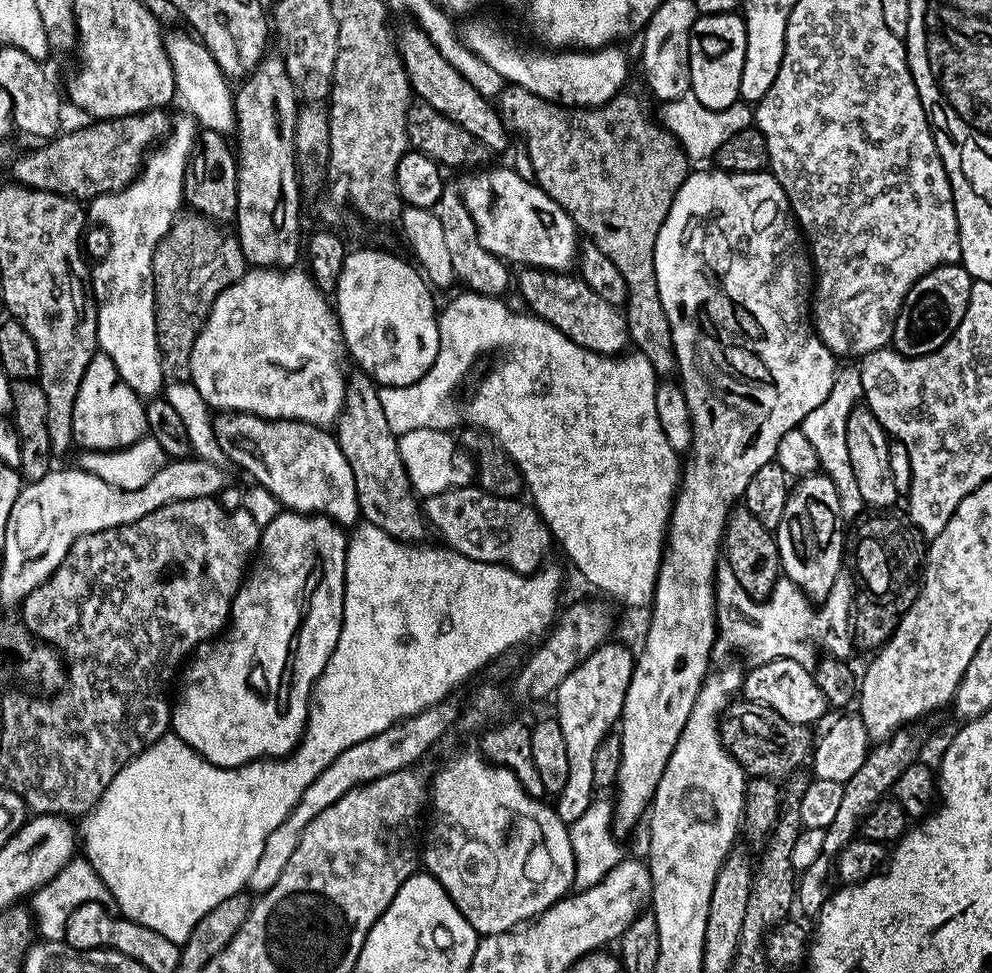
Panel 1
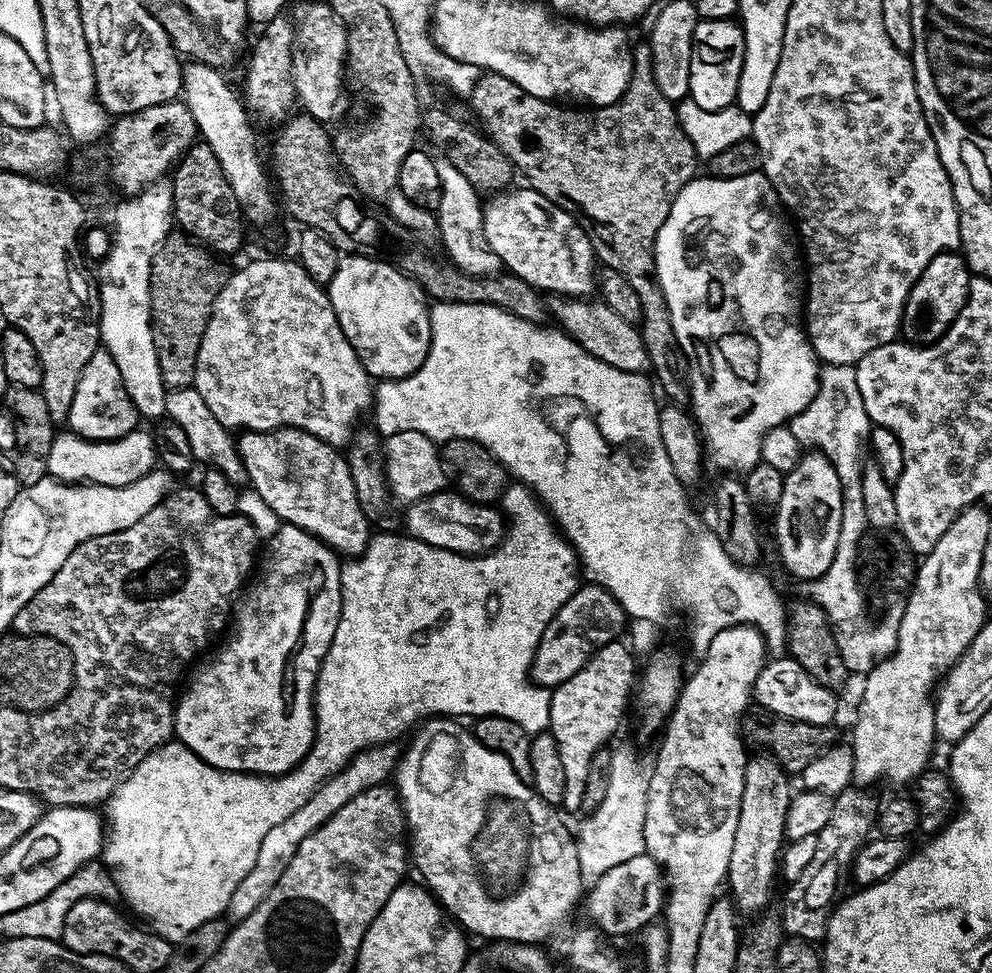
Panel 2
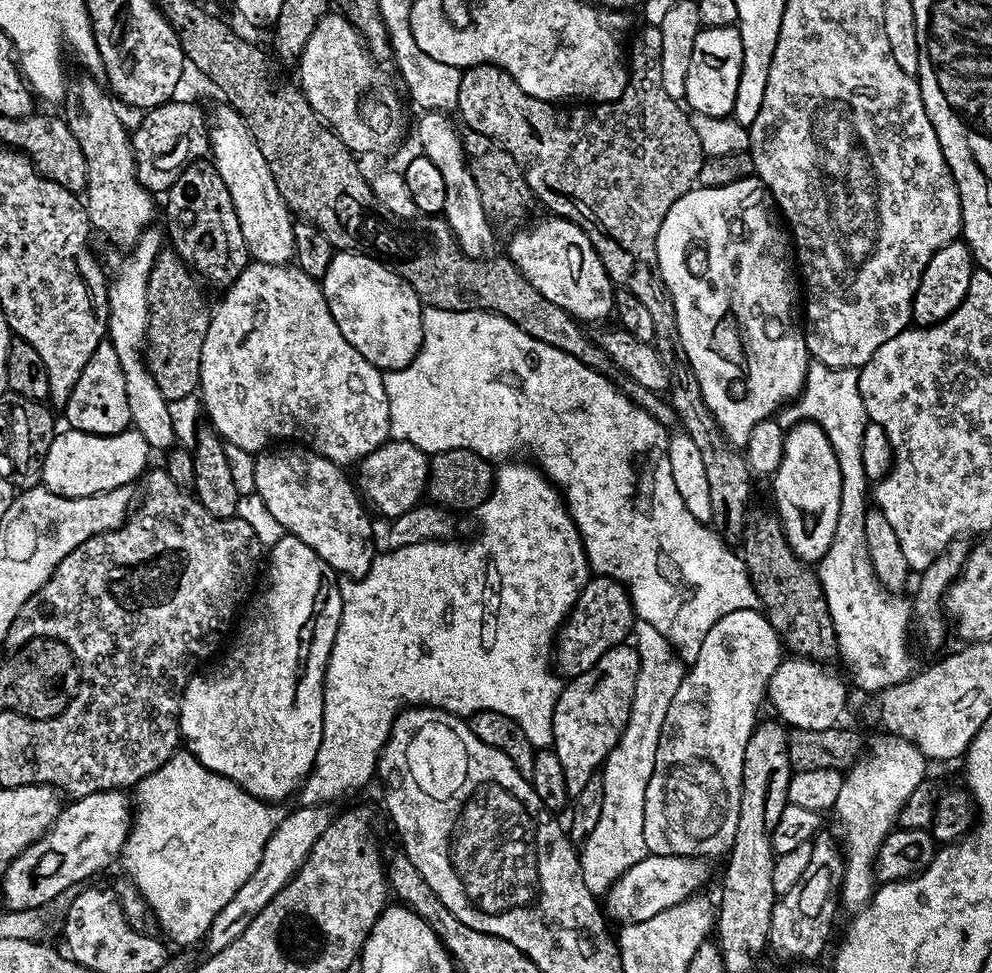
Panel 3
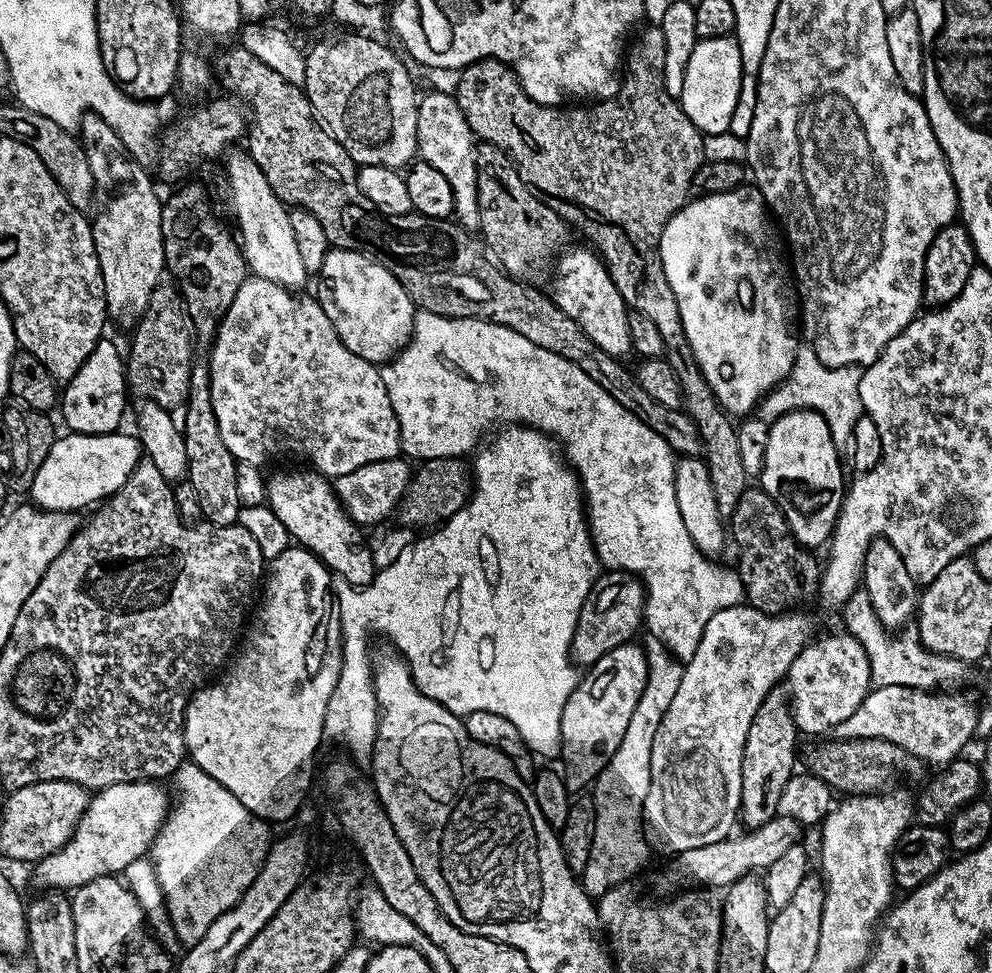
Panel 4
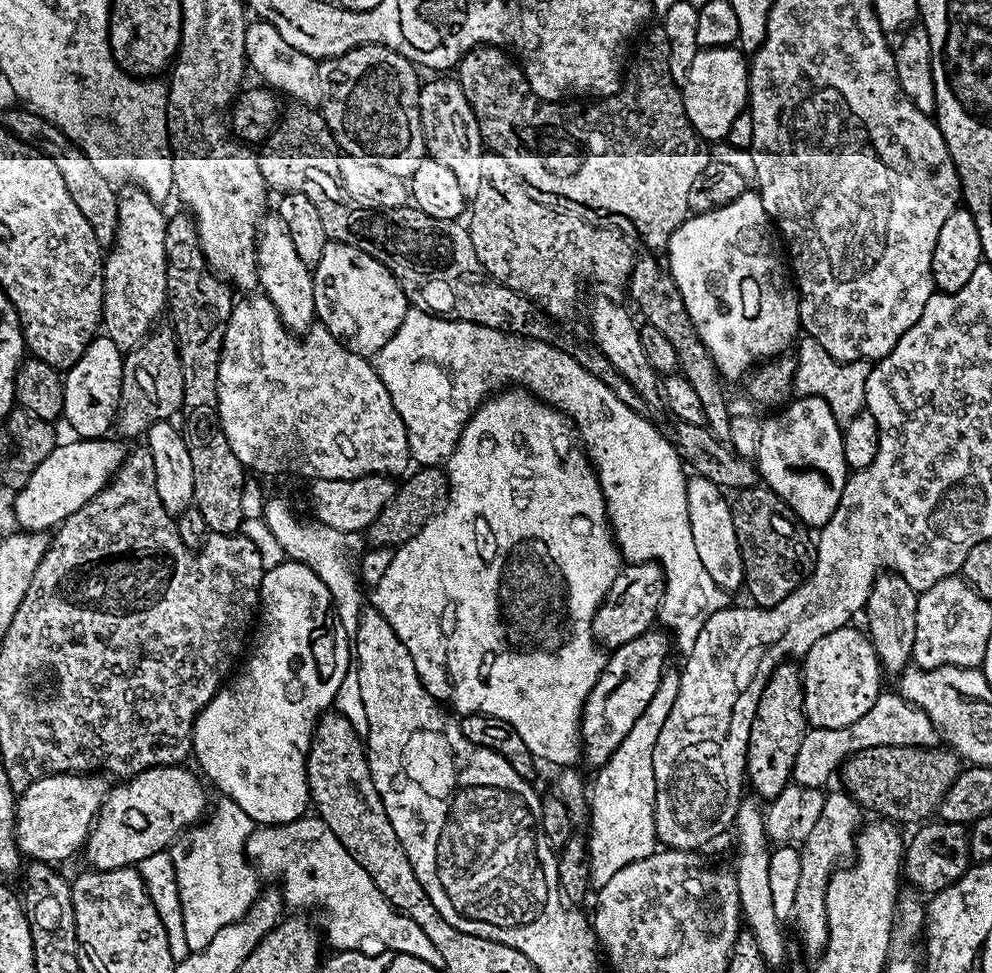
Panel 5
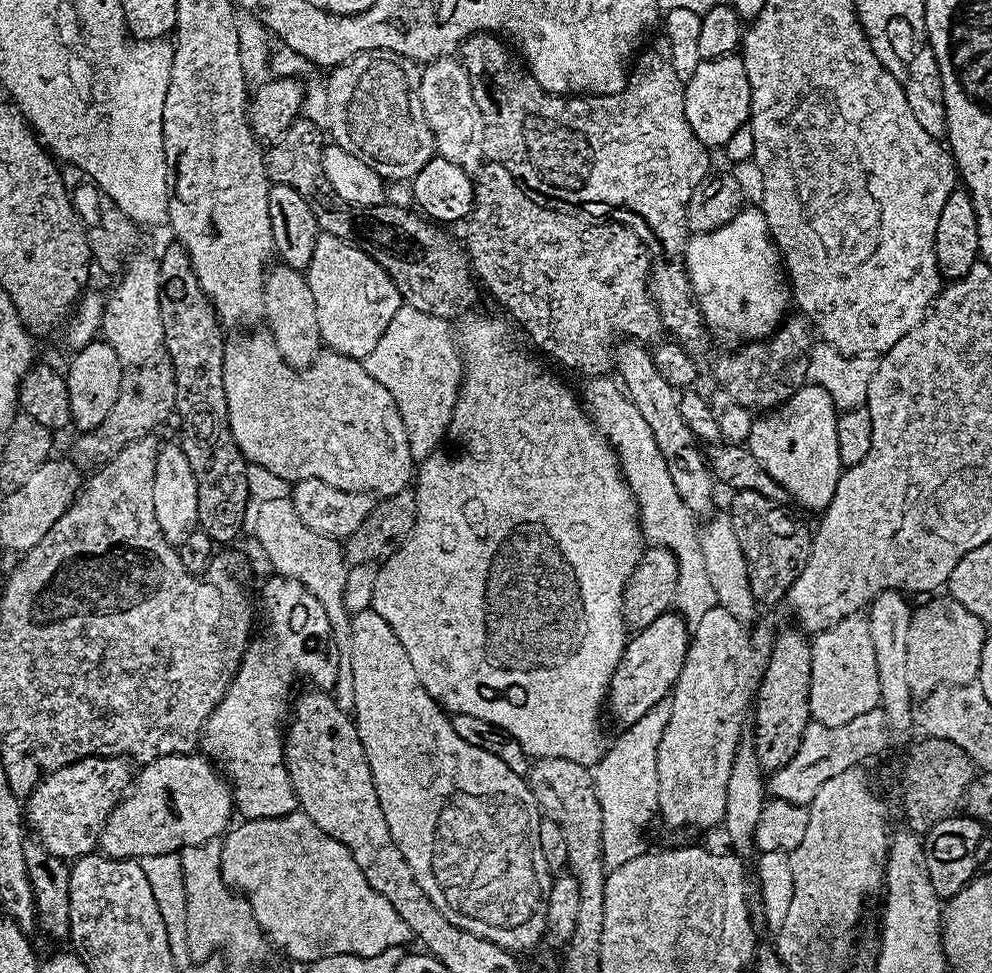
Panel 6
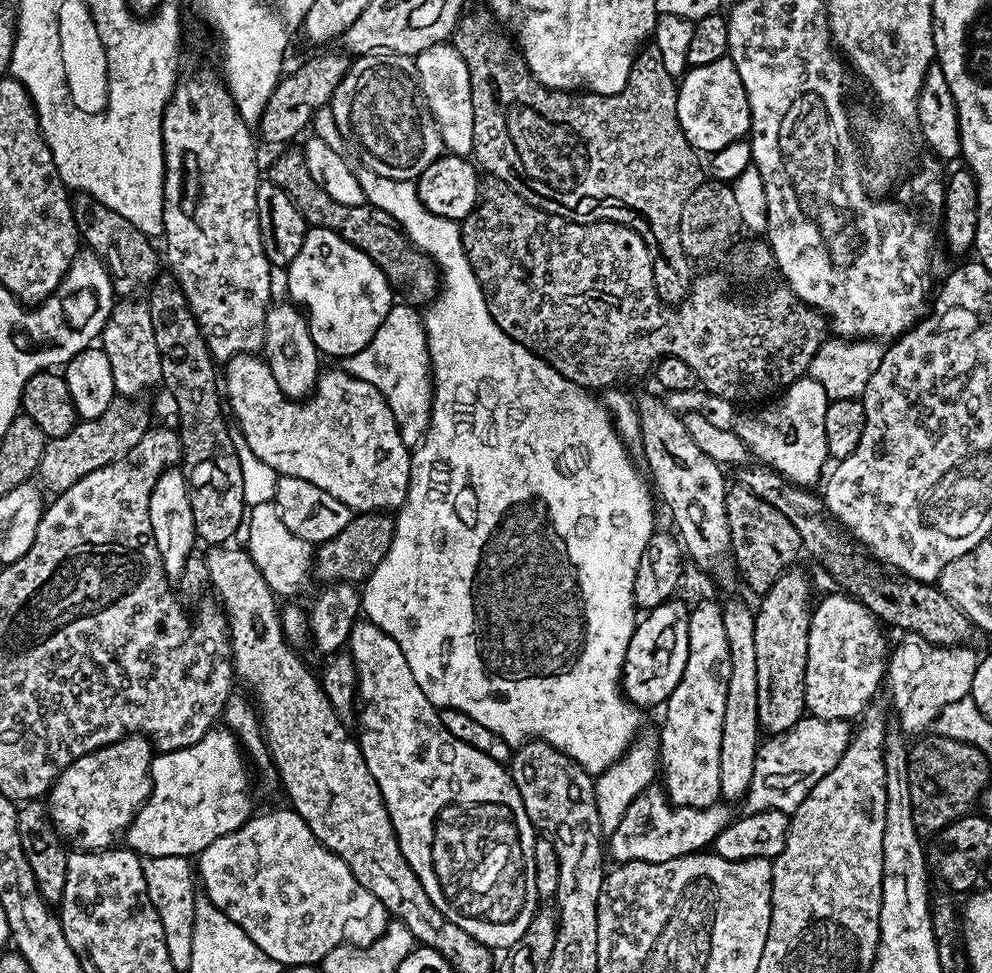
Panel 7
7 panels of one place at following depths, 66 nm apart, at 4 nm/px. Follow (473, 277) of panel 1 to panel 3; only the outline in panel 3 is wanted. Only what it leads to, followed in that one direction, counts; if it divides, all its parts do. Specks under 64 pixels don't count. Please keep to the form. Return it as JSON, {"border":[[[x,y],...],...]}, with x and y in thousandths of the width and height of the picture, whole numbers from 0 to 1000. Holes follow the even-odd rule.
{"border":[[[428,114],[419,127],[419,140],[423,143],[422,155],[446,178],[450,190],[450,212],[446,225],[454,232],[462,253],[474,265],[490,267],[501,262],[500,238],[497,227],[490,220],[486,212],[486,199],[482,199],[482,190],[472,174],[468,161],[468,145],[465,137],[451,123],[453,121],[447,114]]]}

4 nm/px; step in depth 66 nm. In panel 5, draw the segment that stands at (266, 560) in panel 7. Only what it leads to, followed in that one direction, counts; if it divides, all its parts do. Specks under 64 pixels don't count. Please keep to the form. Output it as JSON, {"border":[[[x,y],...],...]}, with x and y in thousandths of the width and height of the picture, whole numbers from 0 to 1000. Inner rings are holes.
{"border":[[[271,511],[267,515],[265,534],[285,563],[287,572],[313,582],[325,594],[325,598],[329,599],[342,646],[352,658],[358,657],[367,618],[361,604],[363,600],[360,591],[356,585],[353,586],[349,573],[352,548],[337,545],[322,536],[315,538],[317,541],[300,536],[293,522],[282,512]]]}

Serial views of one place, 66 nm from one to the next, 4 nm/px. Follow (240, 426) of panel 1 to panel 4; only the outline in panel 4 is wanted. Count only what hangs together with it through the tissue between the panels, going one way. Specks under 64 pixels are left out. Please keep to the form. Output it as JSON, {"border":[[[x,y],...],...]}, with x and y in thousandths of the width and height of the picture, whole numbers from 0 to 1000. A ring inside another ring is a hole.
{"border":[[[318,483],[280,485],[269,492],[268,518],[299,560],[317,568],[344,597],[368,604],[379,592],[374,562],[363,556],[364,544],[349,528],[334,494]]]}

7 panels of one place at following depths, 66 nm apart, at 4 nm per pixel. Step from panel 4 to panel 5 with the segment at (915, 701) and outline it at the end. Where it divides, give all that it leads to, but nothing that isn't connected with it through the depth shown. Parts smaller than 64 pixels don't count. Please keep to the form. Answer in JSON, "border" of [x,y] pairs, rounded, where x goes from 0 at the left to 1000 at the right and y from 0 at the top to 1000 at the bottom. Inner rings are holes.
{"border":[[[888,710],[887,715],[861,742],[852,748],[816,747],[808,758],[808,767],[804,771],[804,779],[800,783],[798,802],[809,810],[830,811],[835,801],[840,801],[847,786],[863,773],[873,771],[877,767],[917,767],[918,769],[938,769],[945,764],[946,749],[938,742],[938,738],[928,728],[916,724],[910,715],[902,710]]]}

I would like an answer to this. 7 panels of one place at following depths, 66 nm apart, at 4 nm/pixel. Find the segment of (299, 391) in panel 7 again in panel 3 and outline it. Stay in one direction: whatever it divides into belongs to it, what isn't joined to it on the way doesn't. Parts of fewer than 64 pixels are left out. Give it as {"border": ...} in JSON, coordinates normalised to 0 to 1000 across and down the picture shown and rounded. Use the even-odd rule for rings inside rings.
{"border":[[[222,105],[212,115],[210,147],[220,179],[224,179],[224,187],[228,187],[232,203],[236,203],[236,216],[244,232],[244,245],[248,245],[251,264],[260,271],[289,272],[296,264],[296,223],[284,199],[280,199],[280,191],[276,191],[276,179],[272,179],[268,162],[264,162],[256,138],[228,105]]]}

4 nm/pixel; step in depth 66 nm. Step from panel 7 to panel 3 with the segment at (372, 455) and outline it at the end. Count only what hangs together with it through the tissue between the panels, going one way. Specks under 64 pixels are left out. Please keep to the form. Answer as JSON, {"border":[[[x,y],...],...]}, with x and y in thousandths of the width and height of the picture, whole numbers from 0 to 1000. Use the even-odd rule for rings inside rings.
{"border":[[[251,270],[244,282],[225,301],[222,313],[213,318],[214,330],[208,339],[208,351],[204,351],[204,372],[202,373],[202,397],[200,407],[204,412],[205,422],[214,432],[213,439],[217,440],[219,447],[229,455],[243,459],[244,462],[255,467],[261,467],[271,459],[273,452],[278,454],[301,454],[309,458],[321,468],[328,469],[333,475],[344,479],[358,478],[360,475],[373,468],[377,462],[393,451],[393,423],[387,388],[384,379],[377,377],[349,347],[345,347],[345,339],[341,339],[341,331],[337,331],[337,323],[333,323],[333,314],[327,305],[327,297],[316,285],[309,284],[301,275],[290,274],[284,271],[260,271]]]}

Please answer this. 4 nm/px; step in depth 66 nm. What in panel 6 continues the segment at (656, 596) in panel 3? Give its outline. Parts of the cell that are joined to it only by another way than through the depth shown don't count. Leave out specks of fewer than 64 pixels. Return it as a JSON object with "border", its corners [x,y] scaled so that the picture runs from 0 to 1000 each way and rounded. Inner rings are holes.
{"border":[[[404,311],[397,327],[393,327],[393,335],[389,335],[385,347],[381,347],[381,356],[377,356],[377,360],[373,360],[373,364],[365,371],[373,388],[377,388],[377,393],[385,393],[385,397],[393,401],[393,409],[397,409],[397,417],[401,417],[401,425],[405,425],[405,438],[409,438],[413,467],[419,475],[428,473],[434,465],[445,459],[452,435],[456,433],[456,418],[460,416],[466,394],[466,370],[458,353],[458,341],[456,349],[452,332],[451,328],[429,323],[414,311]],[[607,385],[588,392],[587,418],[625,475],[625,483],[637,505],[648,554],[654,560],[673,563],[685,583],[680,628],[691,638],[704,638],[708,631],[712,631],[712,627],[723,624],[720,602],[716,602],[716,594],[712,594],[712,581],[708,578],[704,541],[698,536],[699,527],[688,516],[675,491],[675,483],[671,483],[671,475],[663,462],[663,454],[659,454],[655,438],[651,438],[647,425],[643,425],[643,417],[639,417],[637,410],[620,390],[613,390],[612,385]]]}

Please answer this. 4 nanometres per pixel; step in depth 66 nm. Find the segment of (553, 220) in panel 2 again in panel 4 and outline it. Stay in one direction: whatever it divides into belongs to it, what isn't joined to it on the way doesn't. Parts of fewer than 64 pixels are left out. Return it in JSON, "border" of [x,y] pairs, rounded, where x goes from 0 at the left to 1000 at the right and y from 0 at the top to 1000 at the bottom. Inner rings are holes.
{"border":[[[596,254],[577,255],[566,258],[558,271],[560,285],[556,288],[554,303],[567,320],[575,323],[587,339],[591,339],[594,347],[599,347],[611,364],[622,368],[629,368],[637,362],[635,351],[635,331],[633,330],[634,316],[629,311],[627,302],[623,302],[623,294],[613,281],[613,274]]]}

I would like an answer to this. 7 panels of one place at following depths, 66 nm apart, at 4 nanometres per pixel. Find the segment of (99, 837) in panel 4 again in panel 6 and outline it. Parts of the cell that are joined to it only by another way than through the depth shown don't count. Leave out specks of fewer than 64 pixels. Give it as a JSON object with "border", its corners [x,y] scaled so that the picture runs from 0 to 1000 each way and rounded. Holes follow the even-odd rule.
{"border":[[[164,777],[140,792],[101,854],[99,872],[104,879],[115,884],[132,884],[180,877],[217,864],[217,859],[221,860],[231,850],[230,842],[236,839],[234,811],[209,777]]]}

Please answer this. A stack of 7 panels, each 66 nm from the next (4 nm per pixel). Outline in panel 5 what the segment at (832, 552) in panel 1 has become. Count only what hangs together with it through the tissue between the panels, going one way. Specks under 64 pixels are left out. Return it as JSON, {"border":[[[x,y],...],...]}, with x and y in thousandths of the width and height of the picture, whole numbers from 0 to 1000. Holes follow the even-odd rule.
{"border":[[[824,407],[803,408],[783,423],[785,424],[767,435],[765,462],[762,468],[765,490],[786,514],[790,515],[793,523],[809,540],[828,543],[844,523],[852,495],[857,488],[856,479],[852,475],[852,464],[849,462],[848,435],[841,430],[840,422],[833,416],[832,411]]]}

